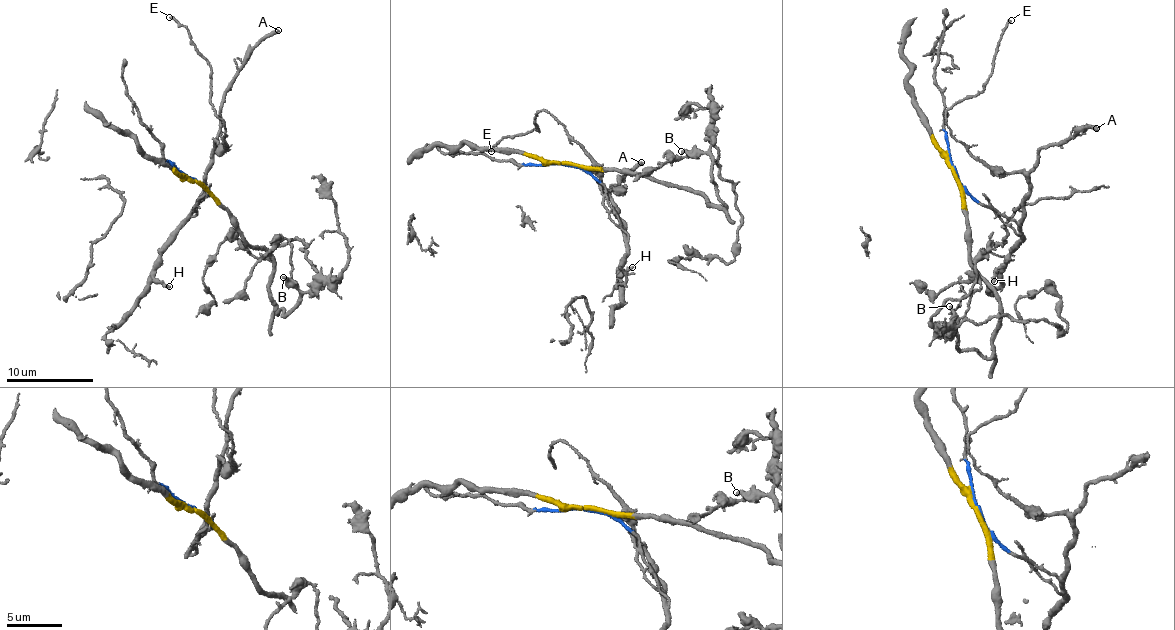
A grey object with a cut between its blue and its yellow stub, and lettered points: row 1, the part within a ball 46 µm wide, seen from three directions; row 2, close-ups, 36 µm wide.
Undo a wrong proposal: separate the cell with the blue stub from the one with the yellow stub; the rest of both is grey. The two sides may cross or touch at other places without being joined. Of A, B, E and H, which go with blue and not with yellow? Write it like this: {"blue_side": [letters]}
{"blue_side": ["A", "E", "H"]}

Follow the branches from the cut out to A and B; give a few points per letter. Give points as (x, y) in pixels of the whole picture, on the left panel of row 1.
A: (195, 181), (211, 193), (199, 200), (204, 191), (204, 173), (210, 160), (219, 109), (258, 43), (278, 30)
B: (195, 181), (230, 216), (241, 237), (273, 260), (270, 298), (285, 315), (300, 290), (283, 278)

